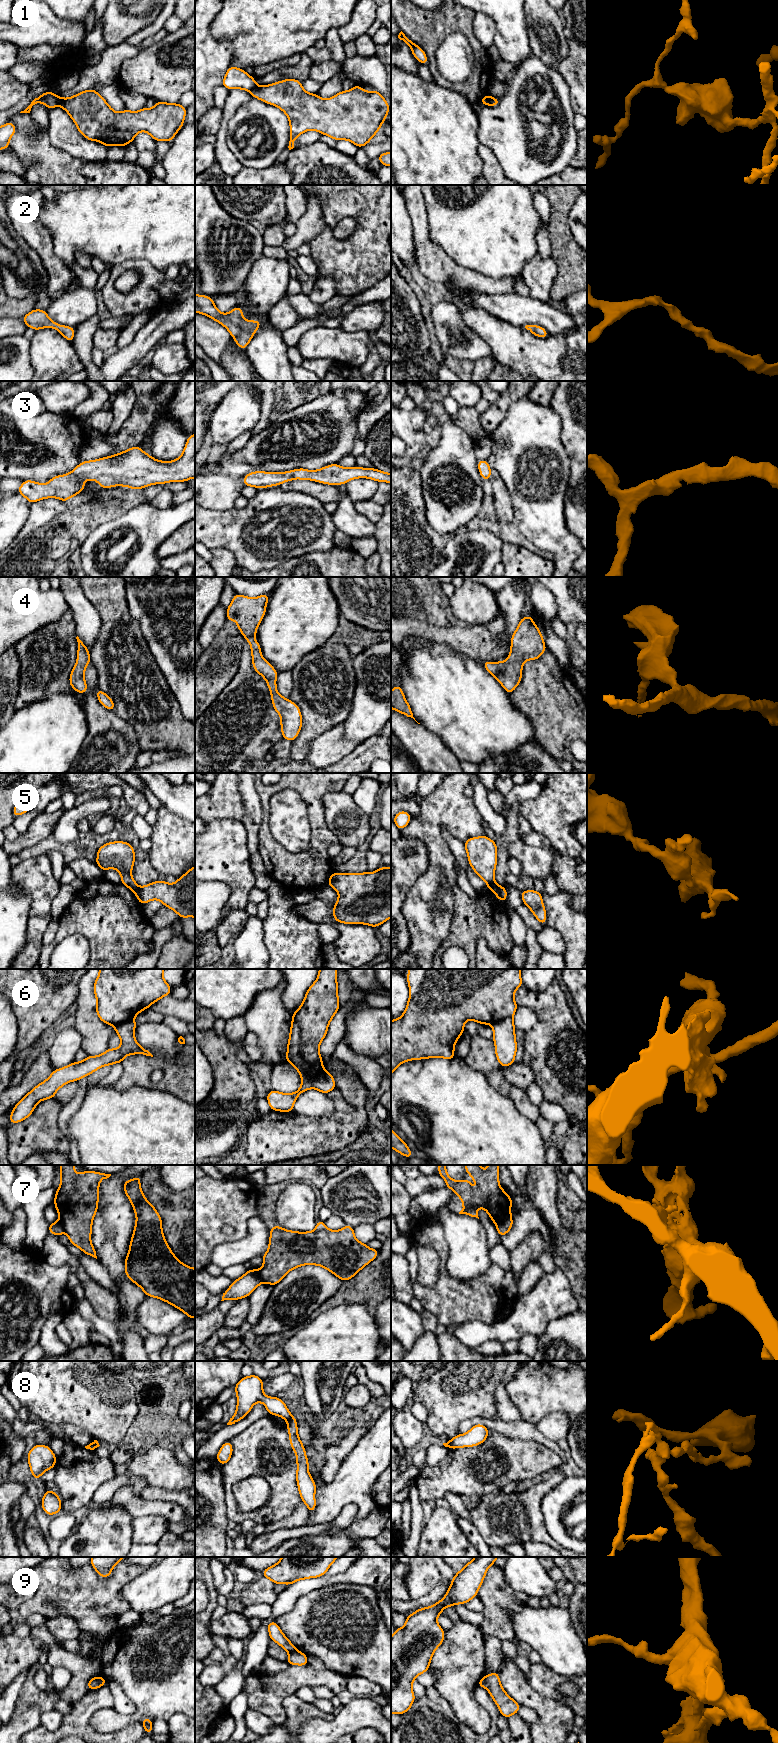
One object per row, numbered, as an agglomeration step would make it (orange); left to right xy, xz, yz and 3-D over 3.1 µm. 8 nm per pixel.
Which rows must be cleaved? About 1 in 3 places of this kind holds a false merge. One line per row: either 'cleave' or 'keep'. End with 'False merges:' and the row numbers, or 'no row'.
1: cleave
2: keep
3: keep
4: keep
5: cleave
6: cleave
7: cleave
8: cleave
9: cleave
False merges: 1, 5, 6, 7, 8, 9

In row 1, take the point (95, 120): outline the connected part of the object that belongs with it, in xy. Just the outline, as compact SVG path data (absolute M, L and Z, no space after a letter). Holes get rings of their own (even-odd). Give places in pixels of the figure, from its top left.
M94 89L82 91L66 99L59 97L58 106L61 106L69 114L81 135L90 141L103 143L106 148L110 146L125 147L128 143L133 142L135 136L141 131L147 132L156 142L171 142L184 125L187 112L186 107L179 103L156 101L155 106L151 109L145 106L136 112L125 109L117 113Z

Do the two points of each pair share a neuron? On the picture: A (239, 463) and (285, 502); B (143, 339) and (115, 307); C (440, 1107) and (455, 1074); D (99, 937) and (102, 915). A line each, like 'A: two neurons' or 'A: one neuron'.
A: two neurons
B: two neurons
C: one neuron
D: one neuron

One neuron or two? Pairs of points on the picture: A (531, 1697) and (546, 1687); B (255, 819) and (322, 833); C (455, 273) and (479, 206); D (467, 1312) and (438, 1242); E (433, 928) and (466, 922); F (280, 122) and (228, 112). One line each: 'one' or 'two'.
A: two
B: two
C: two
D: one
E: two
F: two

